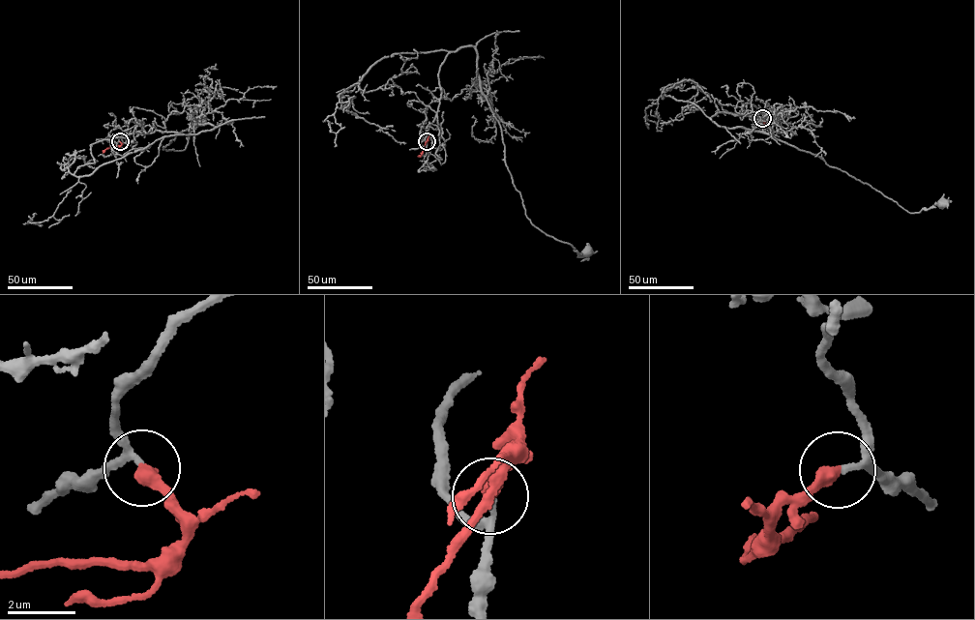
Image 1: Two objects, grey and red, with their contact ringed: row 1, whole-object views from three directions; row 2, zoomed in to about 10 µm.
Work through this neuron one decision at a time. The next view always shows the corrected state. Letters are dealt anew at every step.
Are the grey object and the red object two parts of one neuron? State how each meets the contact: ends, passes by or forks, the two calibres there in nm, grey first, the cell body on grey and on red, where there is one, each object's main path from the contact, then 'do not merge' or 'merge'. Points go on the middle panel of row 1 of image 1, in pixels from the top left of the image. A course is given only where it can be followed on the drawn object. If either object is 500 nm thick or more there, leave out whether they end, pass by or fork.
grey passes by | red ends | 130/400 nm | grey (587, 252) | red none | grey via (427, 142), (439, 69), (450, 52), (472, 45), (525, 216), (579, 254), (587, 250) | red via (427, 141), (418, 156) | merge

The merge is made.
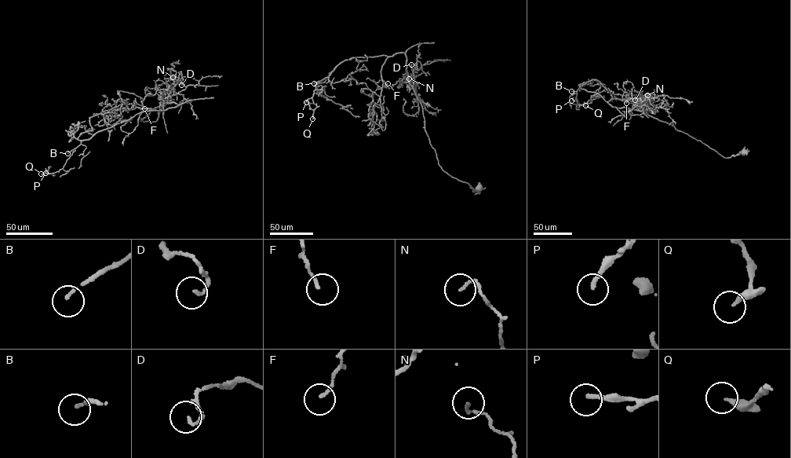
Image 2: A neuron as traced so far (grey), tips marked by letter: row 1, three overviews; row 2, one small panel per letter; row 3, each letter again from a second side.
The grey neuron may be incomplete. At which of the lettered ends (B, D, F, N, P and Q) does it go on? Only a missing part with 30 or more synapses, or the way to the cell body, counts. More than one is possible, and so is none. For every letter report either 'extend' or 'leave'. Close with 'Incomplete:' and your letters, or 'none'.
B: extend
D: leave
F: leave
N: leave
P: leave
Q: leave
Incomplete: B

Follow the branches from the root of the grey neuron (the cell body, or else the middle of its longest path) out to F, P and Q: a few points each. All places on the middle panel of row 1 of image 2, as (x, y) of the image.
F: (479, 187), (474, 190), (439, 165), (413, 82), (398, 81), (389, 89), (388, 83)
P: (479, 187), (439, 165), (404, 53), (366, 56), (344, 81), (329, 73), (306, 102)
Q: (479, 187), (439, 165), (402, 53), (366, 56), (344, 81), (329, 73), (312, 119)

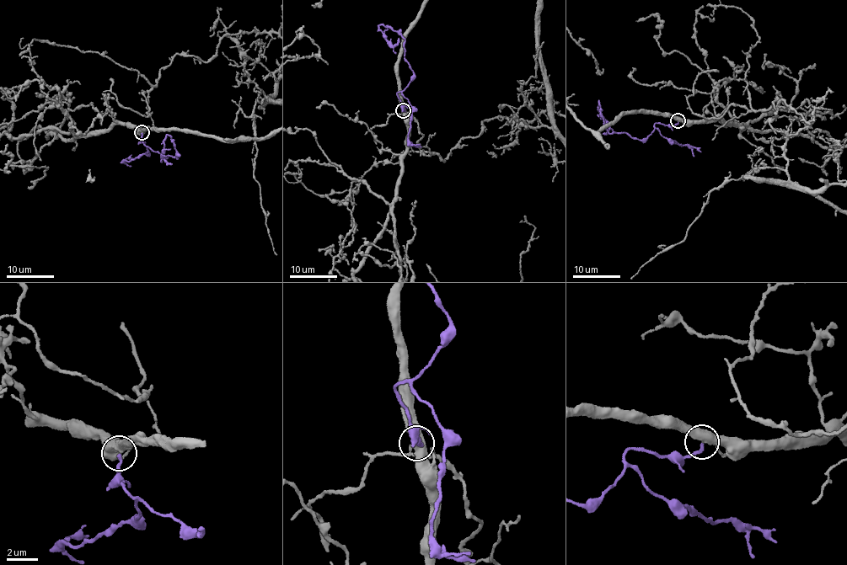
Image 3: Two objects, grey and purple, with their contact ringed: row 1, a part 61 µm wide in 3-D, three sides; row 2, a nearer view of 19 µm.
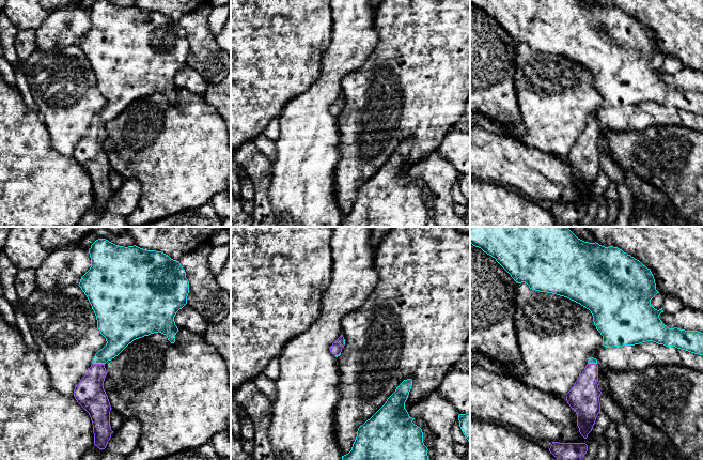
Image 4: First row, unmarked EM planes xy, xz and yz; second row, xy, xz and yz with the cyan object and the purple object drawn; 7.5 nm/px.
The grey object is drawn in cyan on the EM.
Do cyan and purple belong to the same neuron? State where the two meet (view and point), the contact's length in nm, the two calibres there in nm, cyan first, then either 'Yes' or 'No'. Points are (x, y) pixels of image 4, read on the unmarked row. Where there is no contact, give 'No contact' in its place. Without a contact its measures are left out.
Touches cyan at xy (98, 123). Shared border 100 nm. Thickness 190 nm (cyan) against 220 nm. Yes

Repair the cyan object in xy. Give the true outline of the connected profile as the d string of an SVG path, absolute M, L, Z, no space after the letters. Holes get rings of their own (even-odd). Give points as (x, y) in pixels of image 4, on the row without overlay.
M96 0L89 10L91 18L90 30L81 37L79 47L87 56L92 70L96 76L97 89L106 98L106 106L94 117L87 135L80 140L74 150L74 157L77 163L89 173L94 194L94 205L105 210L113 191L110 187L111 166L104 150L104 141L107 136L105 124L118 117L134 101L149 96L154 93L161 93L167 96L171 104L175 103L175 95L178 92L174 82L176 73L187 64L189 53L189 42L186 32L179 21L171 19L168 15L134 6L119 6L108 0Z

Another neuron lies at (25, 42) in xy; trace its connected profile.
M18 30L15 37L15 48L20 61L26 61L37 48L35 44L35 30Z

